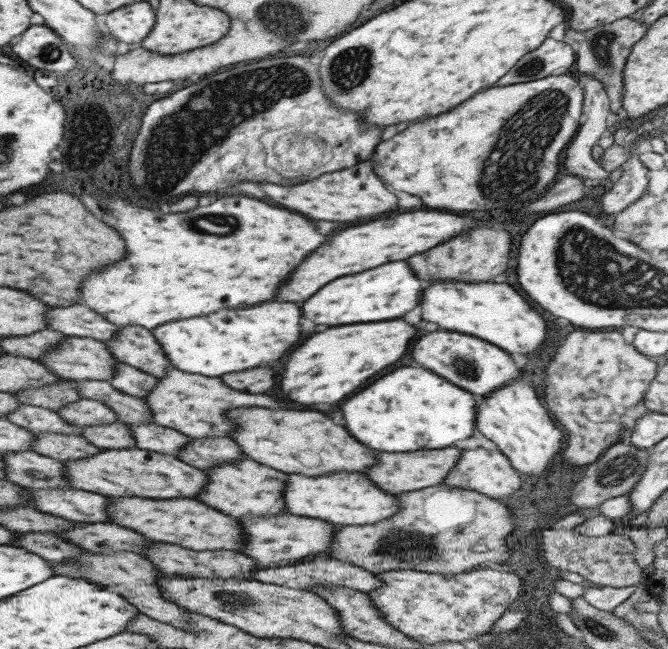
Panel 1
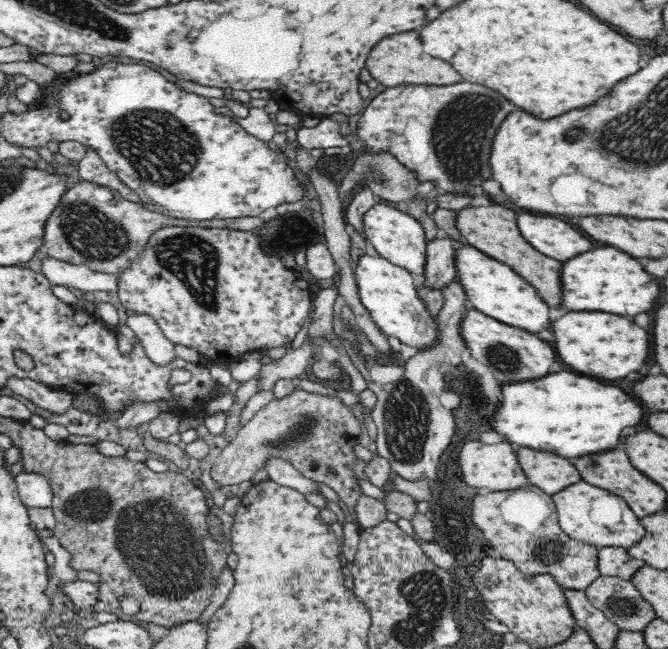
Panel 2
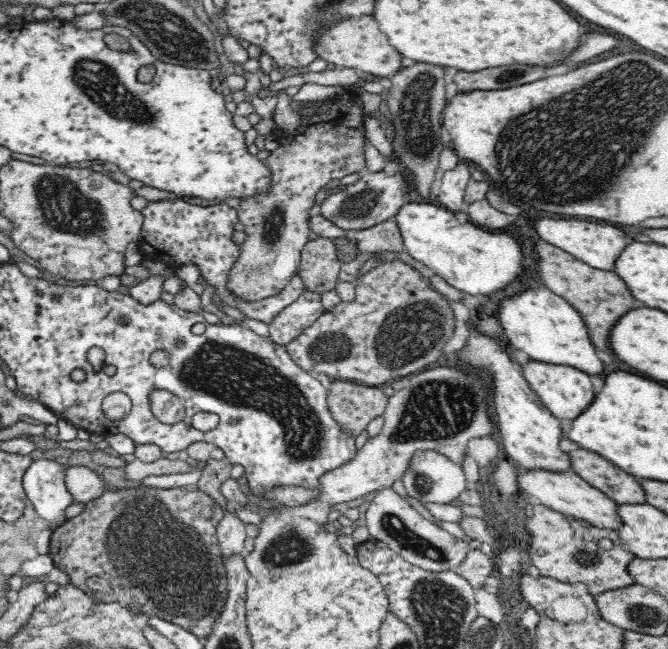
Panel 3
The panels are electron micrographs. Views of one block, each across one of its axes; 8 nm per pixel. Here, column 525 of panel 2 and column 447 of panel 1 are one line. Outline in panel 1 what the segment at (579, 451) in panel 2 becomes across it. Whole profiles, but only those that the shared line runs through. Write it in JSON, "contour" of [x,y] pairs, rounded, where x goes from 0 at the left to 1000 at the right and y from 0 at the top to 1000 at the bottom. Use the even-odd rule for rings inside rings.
{"contour":[[[600,564],[516,616],[510,641],[519,669],[549,690],[570,696],[618,696],[666,690],[705,672],[708,626],[711,616],[702,604],[681,598],[636,567]]]}

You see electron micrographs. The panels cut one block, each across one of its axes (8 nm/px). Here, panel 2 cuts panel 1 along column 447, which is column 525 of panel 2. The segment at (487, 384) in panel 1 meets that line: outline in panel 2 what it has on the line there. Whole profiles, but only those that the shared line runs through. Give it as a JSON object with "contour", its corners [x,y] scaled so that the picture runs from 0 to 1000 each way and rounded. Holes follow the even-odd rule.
{"contour":[[[713,476],[701,478],[692,496],[692,519],[710,552],[728,561],[740,582],[751,592],[808,586],[826,573],[826,564],[832,558],[832,539],[805,518],[740,493]]]}

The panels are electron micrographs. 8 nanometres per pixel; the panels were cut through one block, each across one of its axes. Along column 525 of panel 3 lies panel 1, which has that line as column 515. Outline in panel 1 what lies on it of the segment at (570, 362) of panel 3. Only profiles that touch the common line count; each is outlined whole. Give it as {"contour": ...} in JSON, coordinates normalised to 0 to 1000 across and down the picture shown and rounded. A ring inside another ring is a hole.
{"contour":[[[645,435],[627,459],[630,490],[648,496],[663,508],[711,518],[756,542],[795,545],[816,521],[816,496],[798,481],[780,456],[756,436],[729,435]]]}

